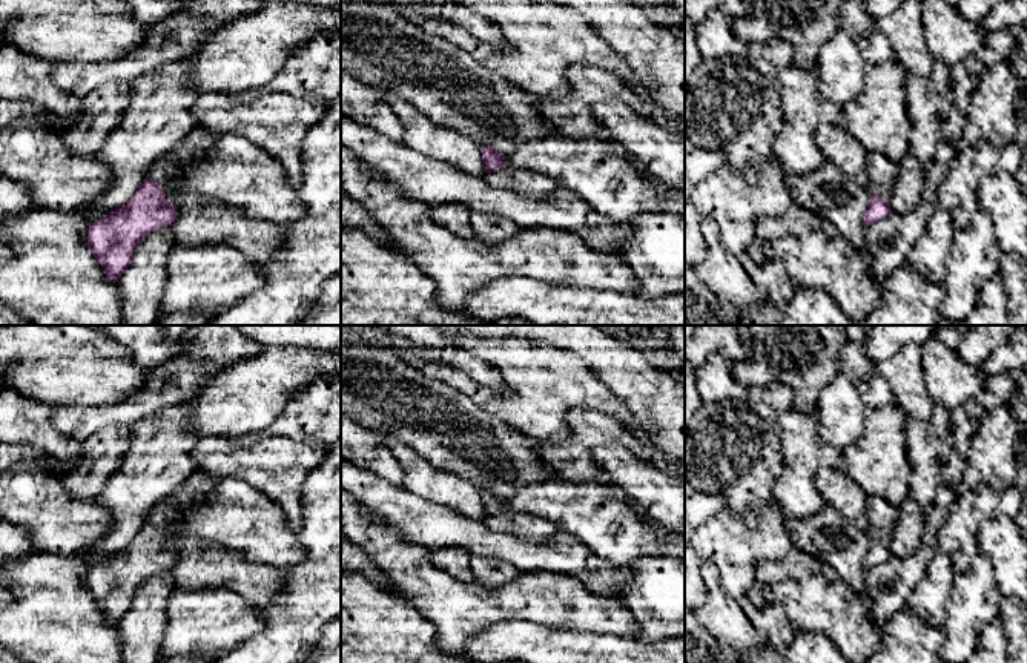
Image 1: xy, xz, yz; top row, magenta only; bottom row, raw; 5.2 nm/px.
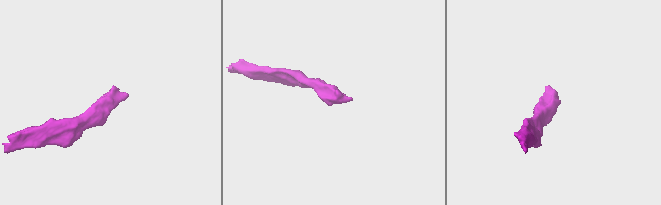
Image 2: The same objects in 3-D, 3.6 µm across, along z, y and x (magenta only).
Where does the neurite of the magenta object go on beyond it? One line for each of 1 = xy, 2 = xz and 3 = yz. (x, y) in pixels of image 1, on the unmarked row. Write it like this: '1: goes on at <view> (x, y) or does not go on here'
1: goes on at xy (195, 491)
2: goes on at xz (519, 524)
3: goes on at yz (881, 516)

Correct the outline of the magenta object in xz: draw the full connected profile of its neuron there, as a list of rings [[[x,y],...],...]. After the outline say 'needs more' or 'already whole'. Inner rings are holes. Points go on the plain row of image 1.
[[[482,490],[485,525],[493,531],[528,540],[542,540],[554,536],[559,526],[547,517],[507,508],[494,491]]] | needs more

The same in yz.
[[[877,494],[867,496],[866,517],[870,537],[869,551],[864,556],[864,568],[869,571],[892,557],[889,542],[893,536],[898,506]]] | needs more

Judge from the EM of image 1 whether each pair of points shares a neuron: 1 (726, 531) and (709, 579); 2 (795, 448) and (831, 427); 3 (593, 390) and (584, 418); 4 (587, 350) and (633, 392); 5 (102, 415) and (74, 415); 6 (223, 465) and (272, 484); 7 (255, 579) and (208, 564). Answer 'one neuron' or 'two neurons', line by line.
1: two neurons
2: two neurons
3: two neurons
4: one neuron
5: one neuron
6: one neuron
7: one neuron

